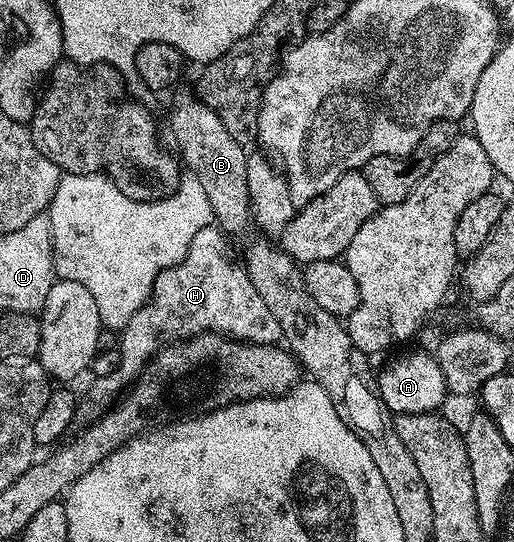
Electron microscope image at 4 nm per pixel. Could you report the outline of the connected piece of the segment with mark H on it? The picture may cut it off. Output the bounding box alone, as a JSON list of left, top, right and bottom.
[74,224,282,426]

